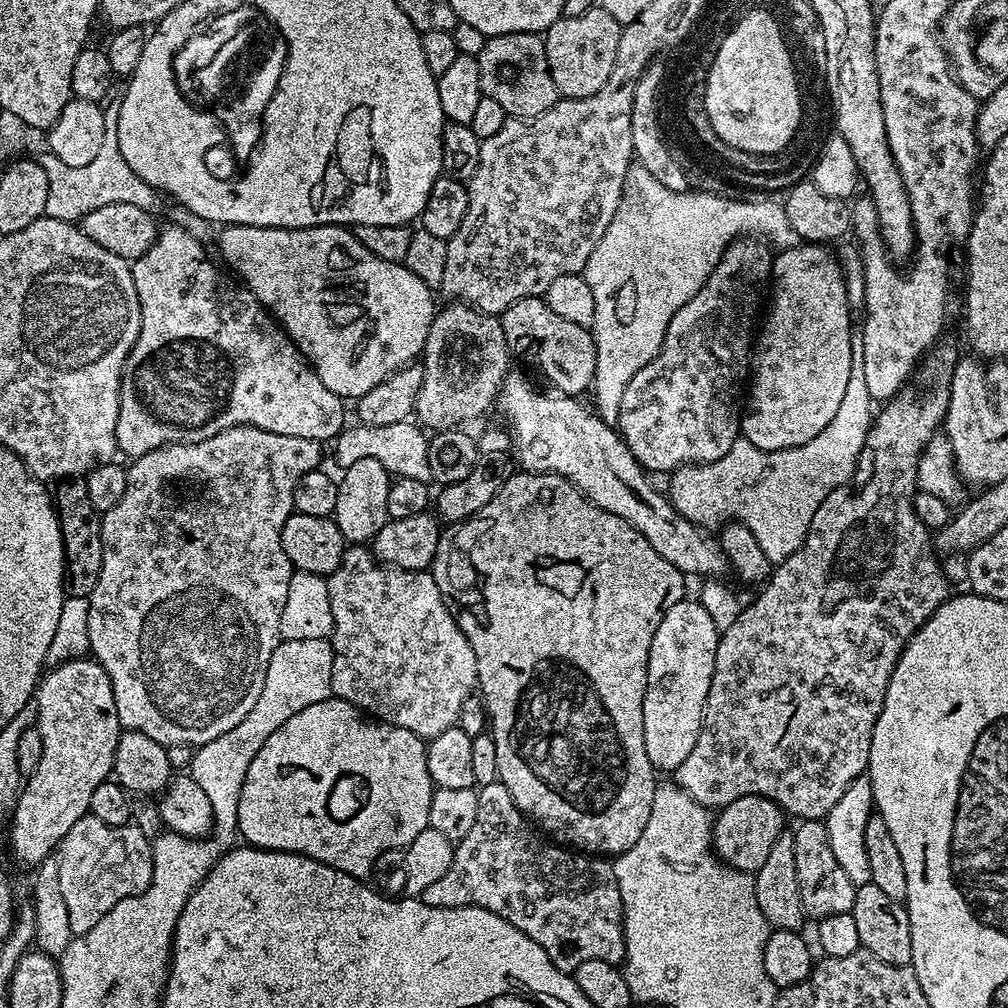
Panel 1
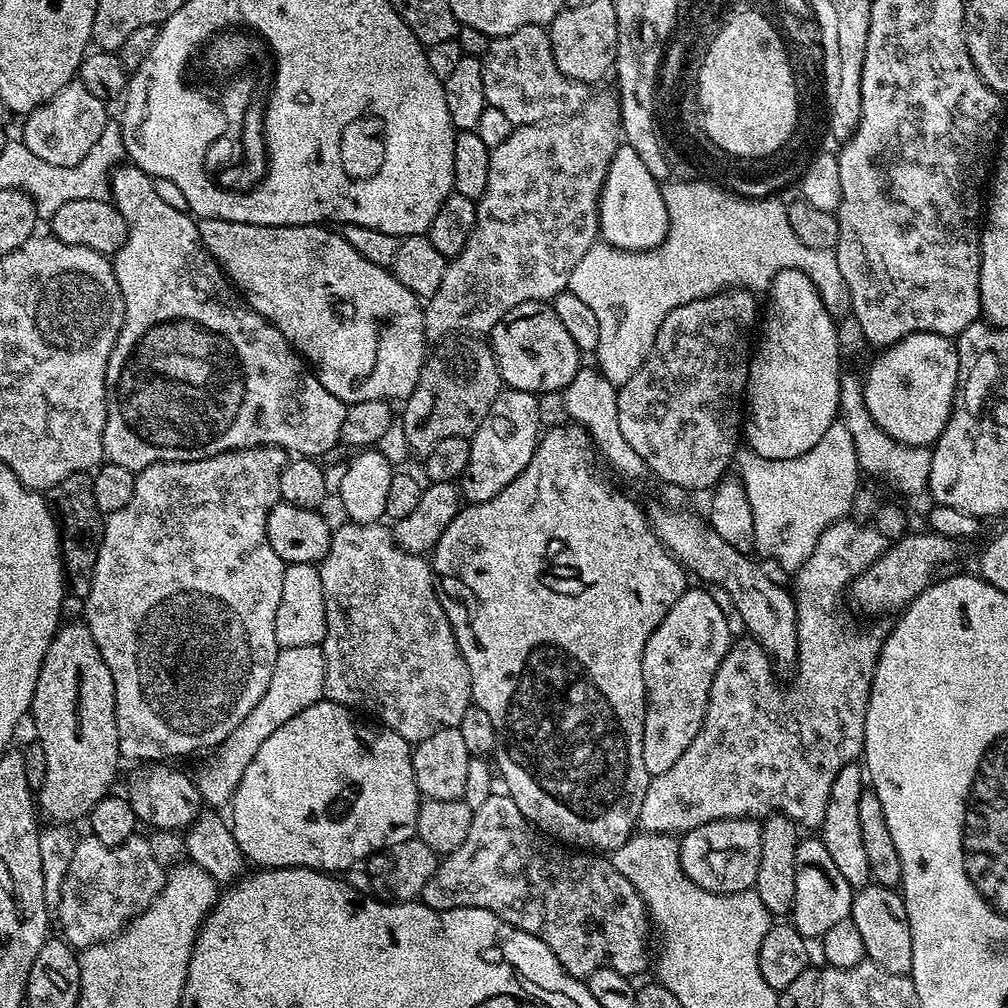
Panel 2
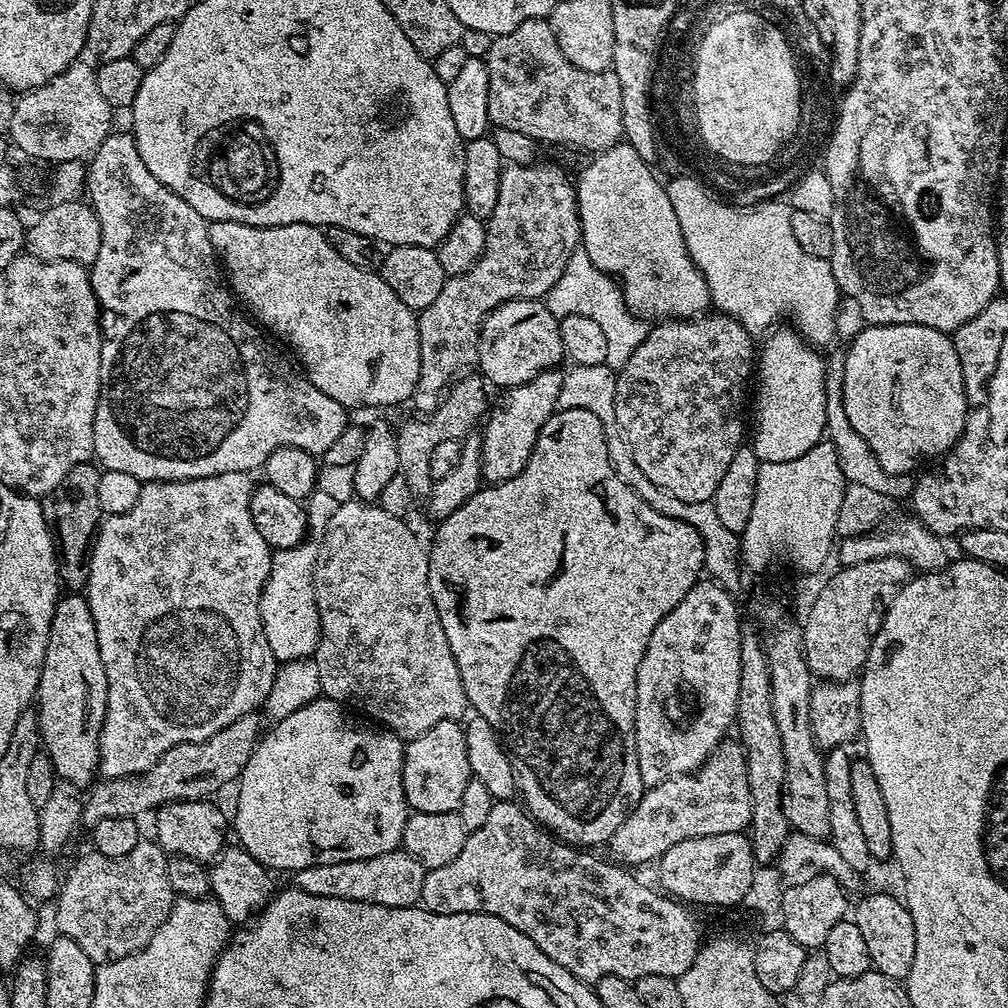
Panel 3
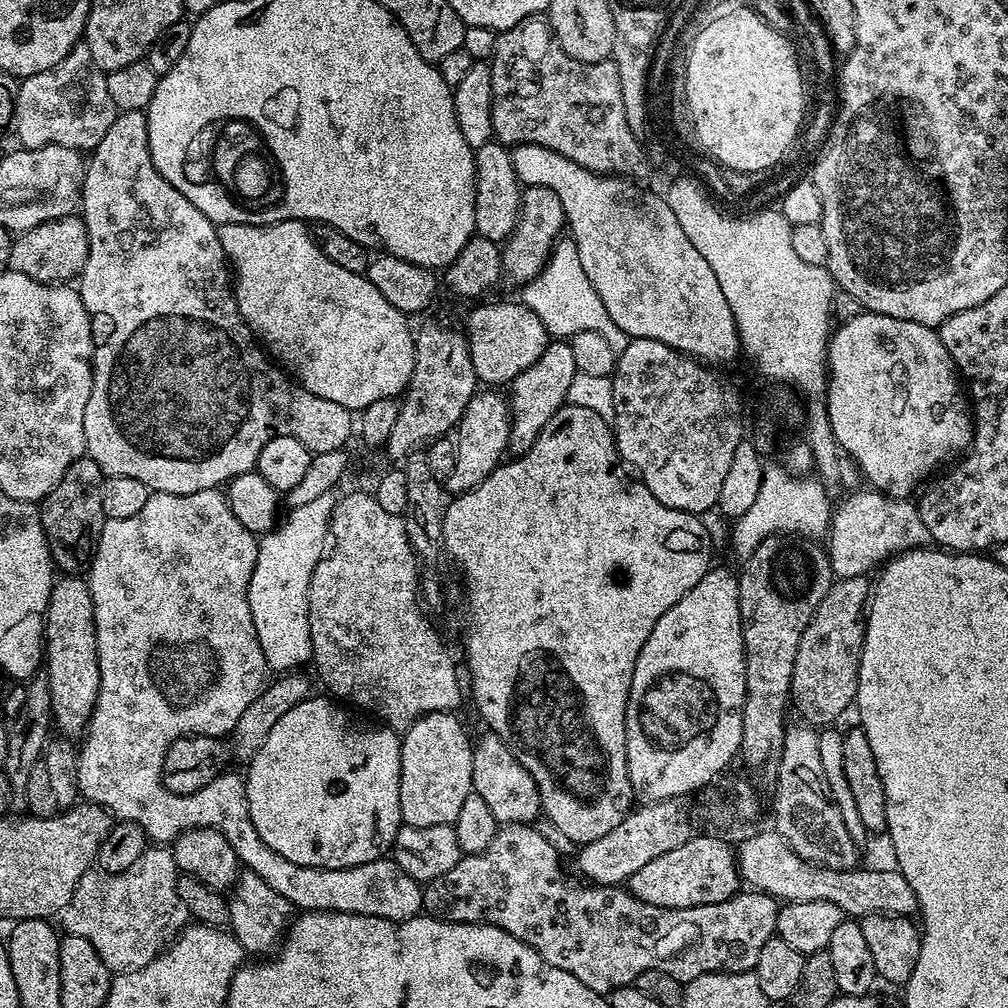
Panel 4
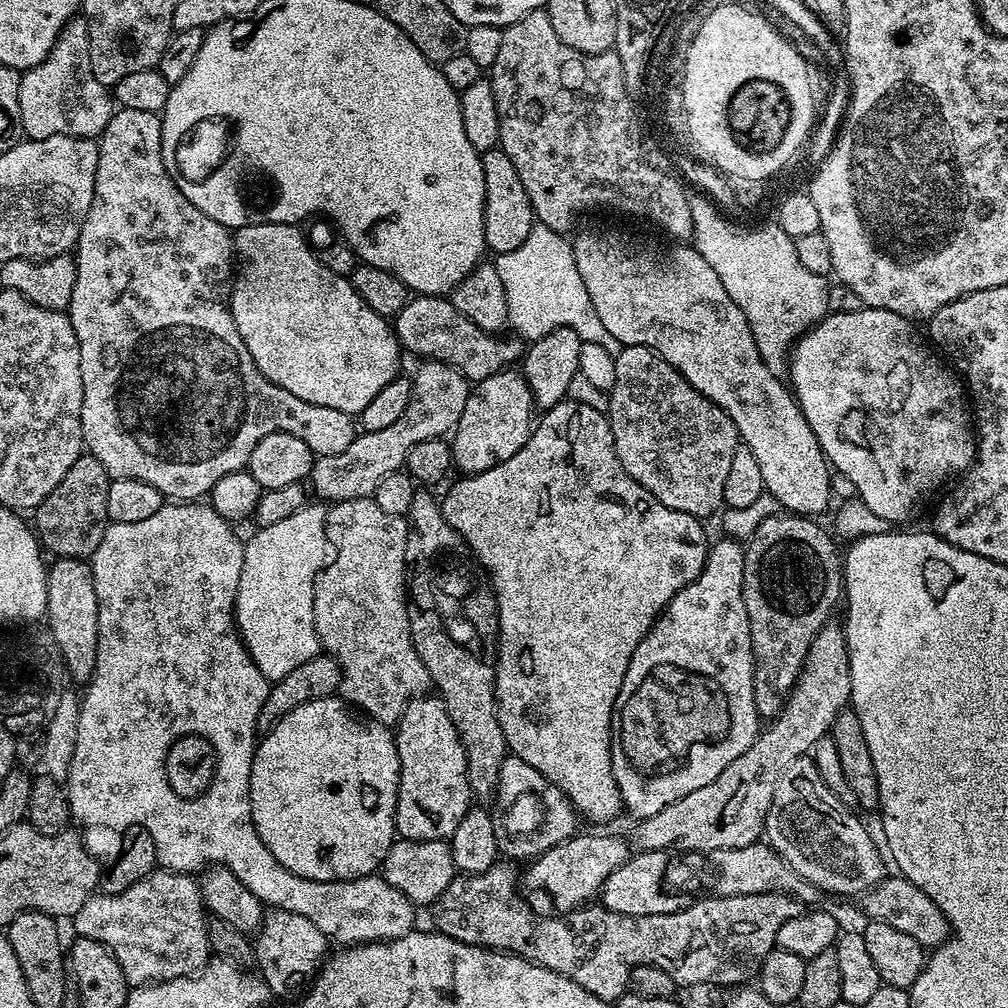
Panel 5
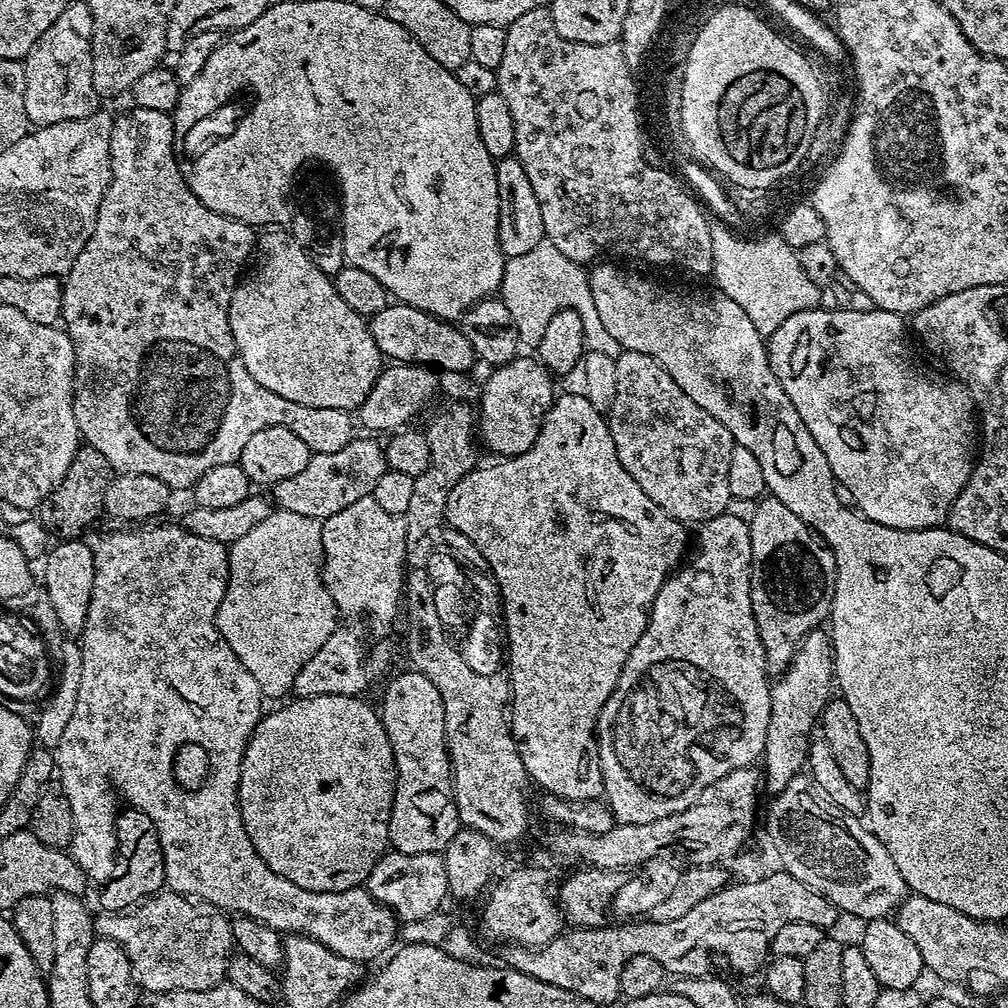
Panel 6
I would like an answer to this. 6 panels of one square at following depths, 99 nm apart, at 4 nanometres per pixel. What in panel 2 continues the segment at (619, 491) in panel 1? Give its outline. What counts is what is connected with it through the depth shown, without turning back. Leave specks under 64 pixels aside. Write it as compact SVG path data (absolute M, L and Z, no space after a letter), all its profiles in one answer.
M664 502L647 505L648 524L654 534L671 552L685 573L697 576L705 585L717 584L732 599L740 620L749 637L764 647L765 653L781 669L791 669L798 654L798 622L796 621L796 602L791 591L780 588L776 580L771 580L747 552L734 550L730 542L722 542L713 528L708 527L689 510L677 510Z

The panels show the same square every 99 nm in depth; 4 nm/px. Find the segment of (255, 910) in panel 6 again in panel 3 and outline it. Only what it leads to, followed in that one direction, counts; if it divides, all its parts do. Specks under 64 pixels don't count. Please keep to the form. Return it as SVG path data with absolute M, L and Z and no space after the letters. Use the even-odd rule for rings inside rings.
M227 472L214 474L193 480L153 480L145 483L138 494L138 503L126 514L109 516L101 523L87 561L90 566L90 578L86 589L86 599L90 614L94 614L94 626L98 634L98 650L102 654L102 666L106 666L108 697L106 714L100 731L99 775L104 778L113 776L138 776L147 770L166 750L172 747L174 740L168 735L173 732L176 738L189 734L211 734L230 726L242 714L257 711L274 686L278 662L262 626L260 599L270 574L270 562L273 549L269 548L266 538L258 534L254 518L250 514L250 498L254 487L253 477L246 472ZM397 850L378 854L369 860L347 860L337 864L319 864L303 868L294 873L295 887L306 890L308 894L318 894L322 898L346 898L361 900L378 906L391 908L411 908L422 894L422 882L426 869L418 858L410 853Z

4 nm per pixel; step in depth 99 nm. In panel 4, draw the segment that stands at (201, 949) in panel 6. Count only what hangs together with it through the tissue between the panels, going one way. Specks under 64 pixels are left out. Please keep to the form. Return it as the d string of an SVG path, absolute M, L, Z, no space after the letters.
M150 846L144 851L142 858L125 872L89 870L74 890L74 898L64 908L62 919L63 931L69 936L86 938L86 942L90 942L94 950L98 950L109 972L119 974L142 970L165 951L169 943L168 935L172 935L172 938L179 937L190 923L188 910L179 897L178 869L171 851L164 846Z

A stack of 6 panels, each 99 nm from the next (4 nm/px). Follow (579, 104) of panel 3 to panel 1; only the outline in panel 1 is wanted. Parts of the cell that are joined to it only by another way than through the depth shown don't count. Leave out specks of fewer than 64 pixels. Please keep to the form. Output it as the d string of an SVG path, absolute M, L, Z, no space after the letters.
M511 32L501 36L489 36L482 54L476 57L480 90L501 108L508 118L529 120L554 106L558 93L550 74L550 62L546 62L546 46L543 35L534 32Z

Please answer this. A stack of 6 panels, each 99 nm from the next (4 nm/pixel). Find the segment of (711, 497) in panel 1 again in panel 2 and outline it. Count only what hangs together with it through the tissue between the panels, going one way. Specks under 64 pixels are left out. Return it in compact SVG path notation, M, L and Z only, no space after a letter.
M843 422L832 424L830 430L822 434L818 446L806 450L806 454L798 454L798 458L771 460L762 458L751 450L737 451L734 472L740 485L746 490L746 498L750 498L750 506L754 510L758 548L764 552L777 552L780 556L793 556L797 565L804 564L810 558L814 546L818 546L818 538L829 526L845 519L853 511L856 493L862 487L862 469L854 454L854 438L850 438L850 430L846 430Z

